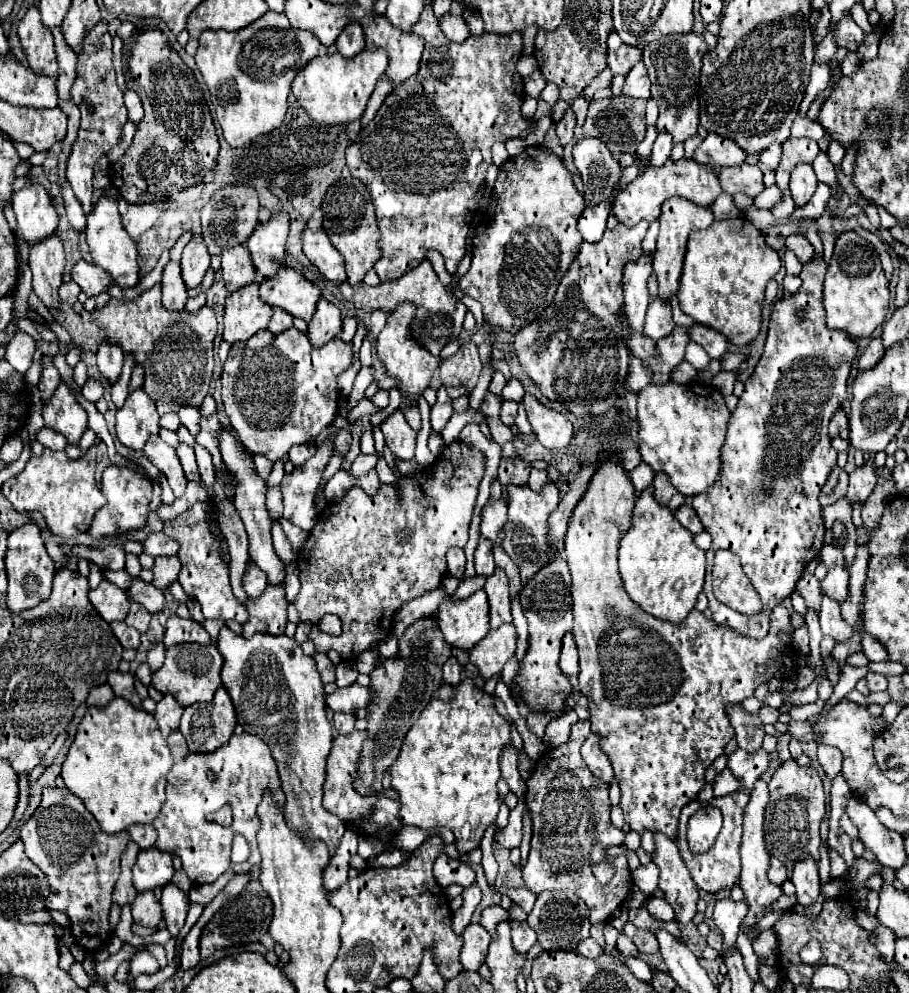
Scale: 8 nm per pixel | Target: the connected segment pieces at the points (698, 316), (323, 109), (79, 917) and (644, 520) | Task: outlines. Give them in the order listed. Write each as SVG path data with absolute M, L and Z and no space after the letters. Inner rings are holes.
M747 217L713 221L709 229L689 235L681 291L677 295L681 309L695 323L723 333L731 345L741 349L759 335L765 287L779 267L781 257L765 243L763 233Z
M365 49L359 55L355 55L353 59L345 59L341 53L333 53L333 55L327 53L327 55L319 55L319 57L311 59L297 73L297 77L291 85L291 91L293 91L295 99L299 101L299 105L317 123L345 125L363 115L365 105L385 69L387 69L387 53L379 51L379 49L375 49L375 51Z
M47 787L41 805L21 827L21 841L25 845L25 855L49 879L47 909L57 909L69 915L69 931L75 937L75 943L85 951L95 951L107 945L111 939L111 893L121 873L119 857L129 843L127 831L115 835L103 833L79 797L69 789ZM87 937L93 937L93 941L85 941Z
M645 489L639 495L639 499L635 503L635 509L633 509L631 529L621 539L619 573L621 573L625 591L631 597L631 601L635 601L645 613L653 615L655 619L669 621L669 623L681 623L689 615L689 611L695 607L697 595L703 591L703 583L705 583L705 551L701 551L693 543L691 531L687 531L673 517L673 513L667 511L667 507L655 503L655 499L651 495L651 489Z

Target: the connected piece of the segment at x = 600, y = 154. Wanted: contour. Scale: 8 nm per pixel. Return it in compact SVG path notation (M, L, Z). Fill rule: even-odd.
M581 139L573 147L573 161L585 185L581 193L587 207L615 199L613 193L619 189L615 185L621 177L621 165L599 139Z

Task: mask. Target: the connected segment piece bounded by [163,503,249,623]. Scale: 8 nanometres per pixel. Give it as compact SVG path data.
M195 503L191 509L181 513L177 519L167 521L163 533L167 533L171 539L179 541L179 561L181 561L181 573L179 583L185 589L185 593L199 601L201 611L205 619L237 619L239 623L245 623L249 619L249 613L241 601L235 599L229 583L229 569L219 557L219 541L211 537L209 525L205 521L207 503Z

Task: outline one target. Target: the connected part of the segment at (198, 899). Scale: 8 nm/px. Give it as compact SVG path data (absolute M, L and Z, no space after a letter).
M233 871L221 875L215 883L209 883L209 885L195 885L195 887L189 891L191 903L199 903L199 905L203 905L203 907L205 907L207 903L211 903L213 897L227 885L227 879L231 879L231 875L233 875Z

